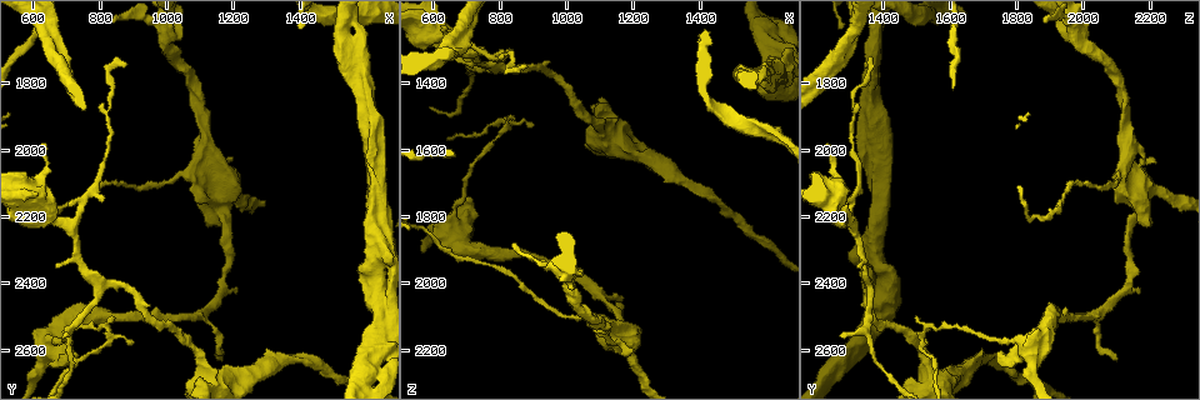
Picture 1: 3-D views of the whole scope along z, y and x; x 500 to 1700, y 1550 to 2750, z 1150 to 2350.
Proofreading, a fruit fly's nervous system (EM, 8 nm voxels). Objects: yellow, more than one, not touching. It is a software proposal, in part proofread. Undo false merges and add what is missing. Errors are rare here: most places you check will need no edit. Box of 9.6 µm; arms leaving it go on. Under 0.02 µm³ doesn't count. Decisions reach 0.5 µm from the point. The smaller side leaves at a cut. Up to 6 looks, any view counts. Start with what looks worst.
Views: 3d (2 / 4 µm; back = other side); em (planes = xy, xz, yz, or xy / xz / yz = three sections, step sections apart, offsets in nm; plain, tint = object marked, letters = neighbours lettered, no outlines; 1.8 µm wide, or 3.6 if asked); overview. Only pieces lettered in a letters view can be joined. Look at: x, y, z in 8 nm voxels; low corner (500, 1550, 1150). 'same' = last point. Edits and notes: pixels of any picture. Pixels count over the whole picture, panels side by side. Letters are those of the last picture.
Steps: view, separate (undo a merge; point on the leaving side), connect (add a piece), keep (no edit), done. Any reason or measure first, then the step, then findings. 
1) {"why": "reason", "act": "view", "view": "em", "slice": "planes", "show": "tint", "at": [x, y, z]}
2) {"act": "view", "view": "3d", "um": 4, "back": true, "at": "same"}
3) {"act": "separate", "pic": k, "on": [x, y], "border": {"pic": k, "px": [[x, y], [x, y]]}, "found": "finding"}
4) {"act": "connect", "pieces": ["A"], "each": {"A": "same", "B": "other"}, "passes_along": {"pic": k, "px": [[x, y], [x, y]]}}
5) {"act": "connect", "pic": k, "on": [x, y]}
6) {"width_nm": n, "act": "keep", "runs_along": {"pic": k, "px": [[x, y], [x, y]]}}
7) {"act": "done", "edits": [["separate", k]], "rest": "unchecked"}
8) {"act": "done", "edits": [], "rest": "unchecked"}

{"why": "arms part here", "act": "view", "view": "em", "slice": "planes", "show": "letters", "at": [640, 1660, 1300]}

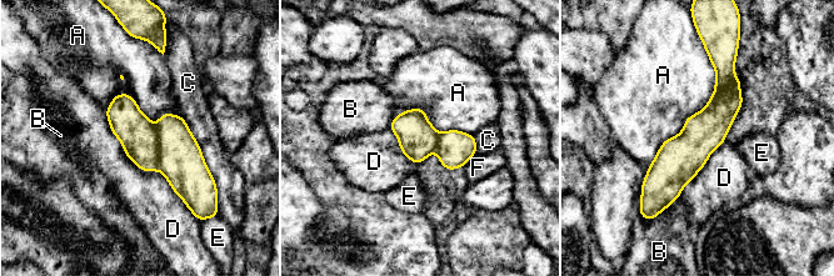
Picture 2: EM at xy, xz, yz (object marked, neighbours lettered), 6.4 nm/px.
{"act": "keep", "each": {"A": "other", "B": "other", "C": "other", "D": "other", "E": "other", "F": "other"}, "border": {"pic": 2, "px": [[707, 51], [713, 95], [649, 165]]}, "found": "continuous, no second neuron"}

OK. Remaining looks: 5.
{"why": "calibre changes", "act": "view", "view": "em", "slice": "yz", "step": 16, "show": "tint", "at": [1630, 2610, 1310]}

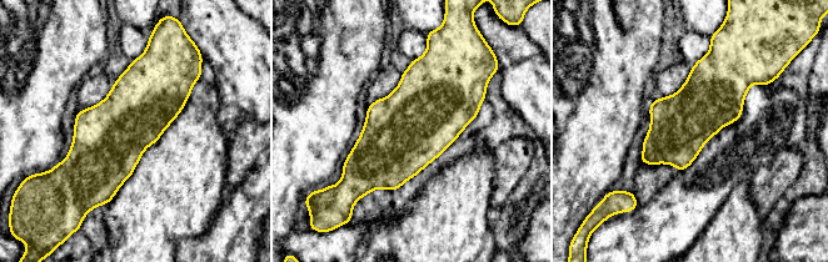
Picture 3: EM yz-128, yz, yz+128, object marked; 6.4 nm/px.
{"why": "another direction", "act": "view", "view": "em", "slice": "planes", "show": "tint", "at": "same"}

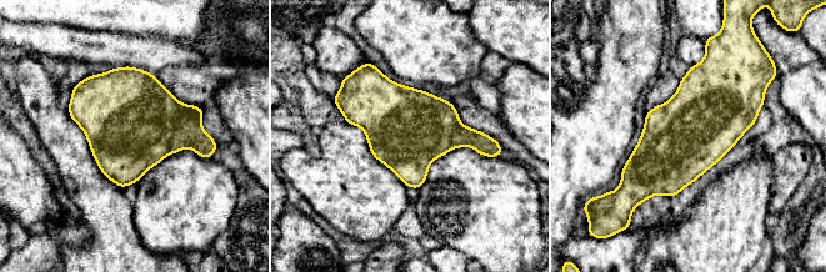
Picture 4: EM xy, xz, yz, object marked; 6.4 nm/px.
{"act": "view", "view": "em", "slice": "planes", "show": "letters", "at": "same"}

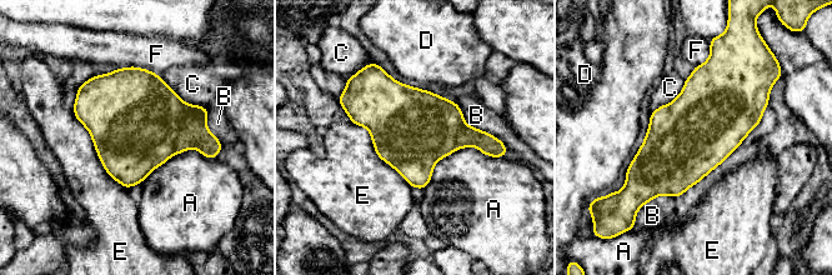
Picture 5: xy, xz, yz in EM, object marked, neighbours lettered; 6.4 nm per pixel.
{"act": "keep", "each": {"A": "other", "B": "other", "C": "other", "D": "other", "E": "other", "F": "other"}, "found": "one neuron here"}

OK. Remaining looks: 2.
{"why": "thick turns thin", "act": "view", "view": "em", "um": 3.6, "slice": "xy", "step": 4, "show": "tint", "at": [1160, 2060, 2150]}

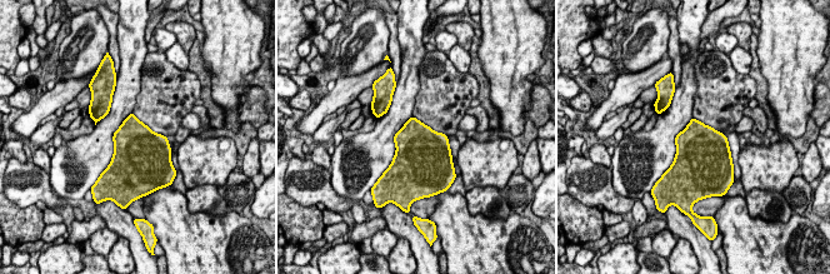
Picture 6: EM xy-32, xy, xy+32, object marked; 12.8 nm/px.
{"act": "view", "view": "em", "um": 3.6, "slice": "xz", "step": 8, "show": "letters", "at": "same"}

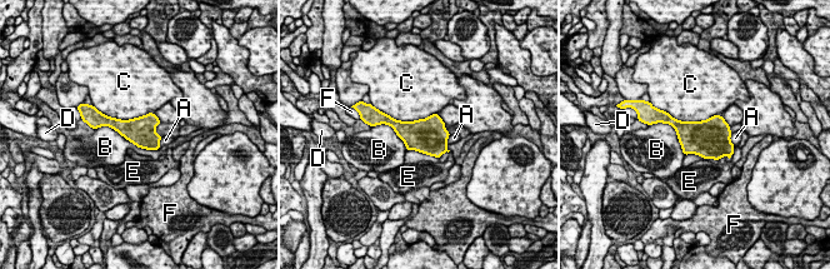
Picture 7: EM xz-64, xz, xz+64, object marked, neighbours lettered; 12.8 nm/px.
{"width_nm": 360, "act": "keep", "each": {"A": "other", "B": "other", "C": "other", "D": "other", "E": "other", "F": "other"}, "border": {"pic": 7, "px": [[96, 128], [161, 147]]}, "found": "one neuron here"}

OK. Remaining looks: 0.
{"act": "done", "edits": [], "rest": "unchecked"}

